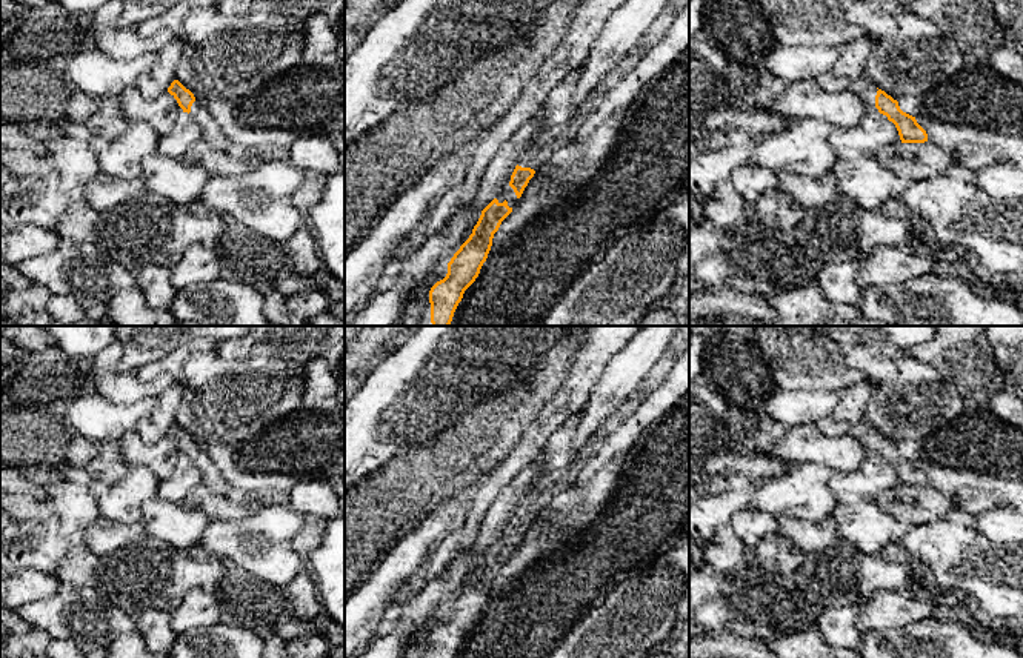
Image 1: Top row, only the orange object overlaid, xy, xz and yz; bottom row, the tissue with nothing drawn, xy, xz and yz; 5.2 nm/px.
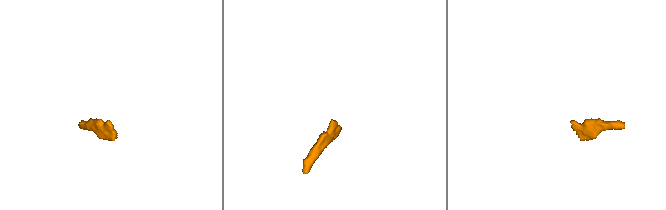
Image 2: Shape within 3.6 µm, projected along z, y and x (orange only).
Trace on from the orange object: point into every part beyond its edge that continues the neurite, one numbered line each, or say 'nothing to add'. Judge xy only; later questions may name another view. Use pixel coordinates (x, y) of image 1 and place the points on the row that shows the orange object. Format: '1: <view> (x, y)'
1: xy (213, 134)

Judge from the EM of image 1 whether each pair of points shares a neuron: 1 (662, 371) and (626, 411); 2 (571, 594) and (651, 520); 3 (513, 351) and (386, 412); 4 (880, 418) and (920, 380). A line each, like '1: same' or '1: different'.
1: same
2: same
3: same
4: same

